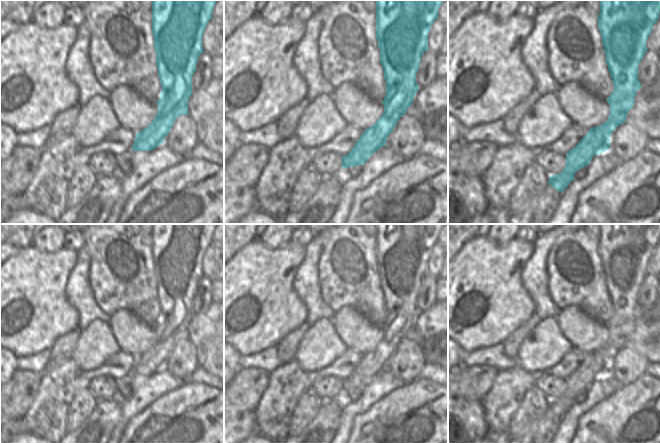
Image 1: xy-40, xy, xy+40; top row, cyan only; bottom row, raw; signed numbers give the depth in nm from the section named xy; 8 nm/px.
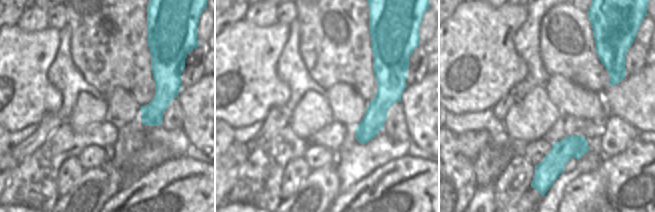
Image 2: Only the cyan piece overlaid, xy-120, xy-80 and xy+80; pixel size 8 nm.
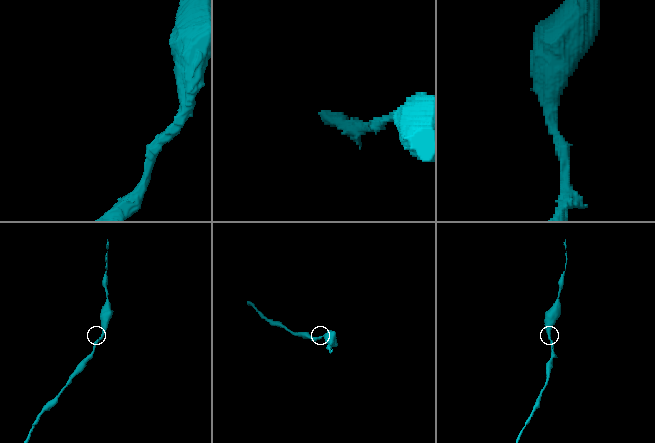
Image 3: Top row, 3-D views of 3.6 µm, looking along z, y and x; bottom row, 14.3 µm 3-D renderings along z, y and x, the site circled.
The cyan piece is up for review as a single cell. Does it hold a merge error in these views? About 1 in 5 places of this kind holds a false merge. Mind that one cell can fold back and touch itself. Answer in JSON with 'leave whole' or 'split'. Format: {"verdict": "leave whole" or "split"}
{"verdict": "leave whole"}

